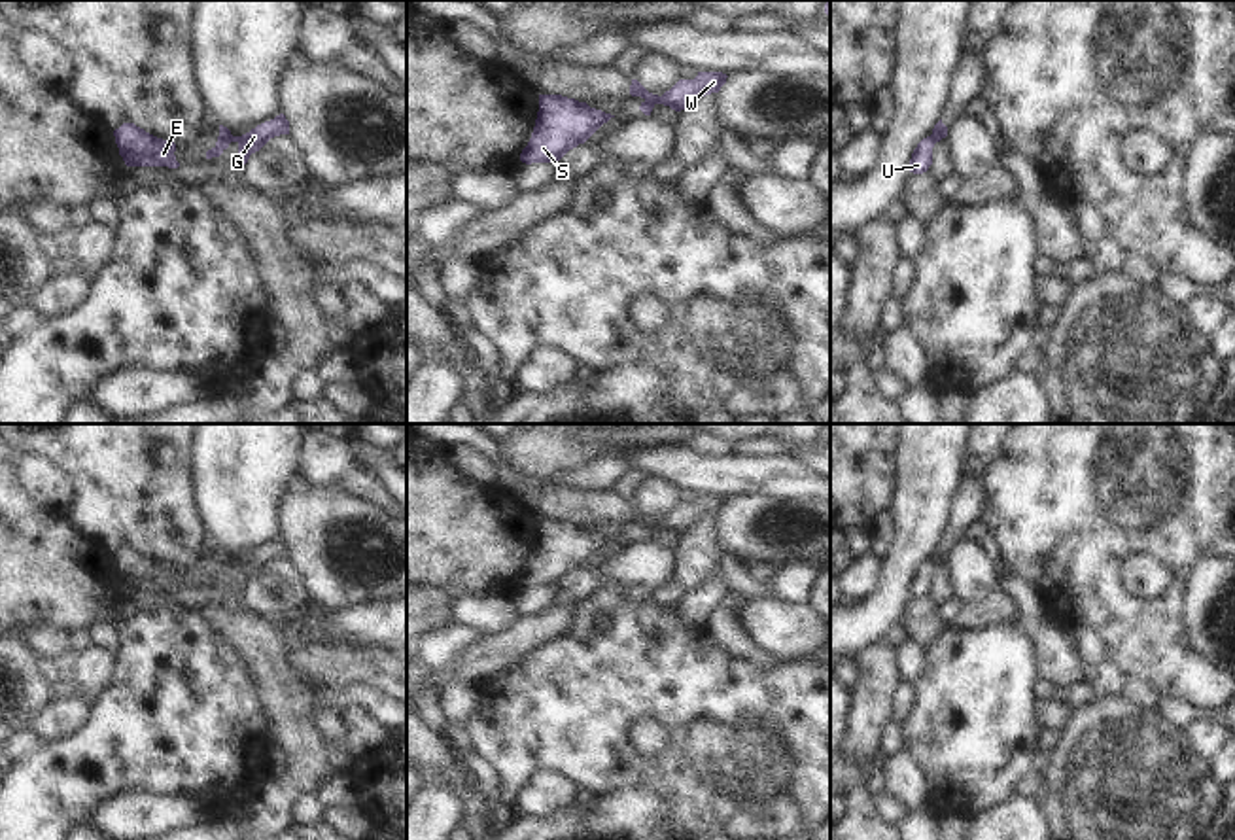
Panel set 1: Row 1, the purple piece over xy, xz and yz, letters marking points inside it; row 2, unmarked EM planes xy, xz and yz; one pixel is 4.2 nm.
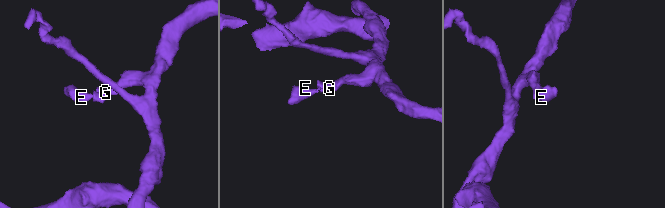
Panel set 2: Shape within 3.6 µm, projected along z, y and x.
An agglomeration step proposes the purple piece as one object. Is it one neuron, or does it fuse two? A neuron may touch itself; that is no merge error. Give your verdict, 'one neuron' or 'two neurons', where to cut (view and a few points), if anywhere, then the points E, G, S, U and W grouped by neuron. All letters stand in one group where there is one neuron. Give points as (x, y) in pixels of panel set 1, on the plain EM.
two neurons | xy (233, 560), (216, 572) | E S / G U W

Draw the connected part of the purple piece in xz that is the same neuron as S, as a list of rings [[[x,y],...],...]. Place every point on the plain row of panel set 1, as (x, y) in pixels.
[[[539,518],[539,535],[520,585],[558,586],[569,573],[584,568],[611,537],[562,518]]]

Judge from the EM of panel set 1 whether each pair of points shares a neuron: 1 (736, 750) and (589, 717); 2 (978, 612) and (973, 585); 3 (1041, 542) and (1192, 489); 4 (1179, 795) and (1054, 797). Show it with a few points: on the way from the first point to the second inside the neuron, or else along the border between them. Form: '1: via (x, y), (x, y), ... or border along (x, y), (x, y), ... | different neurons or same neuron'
1: via (700, 721), (695, 721), (679, 706), (625, 706) | same neuron
2: border along (997, 587), (963, 606) | different neurons
3: via (1078, 504), (1086, 496), (1154, 496) | same neuron
4: via (1148, 797), (1084, 797) | same neuron

